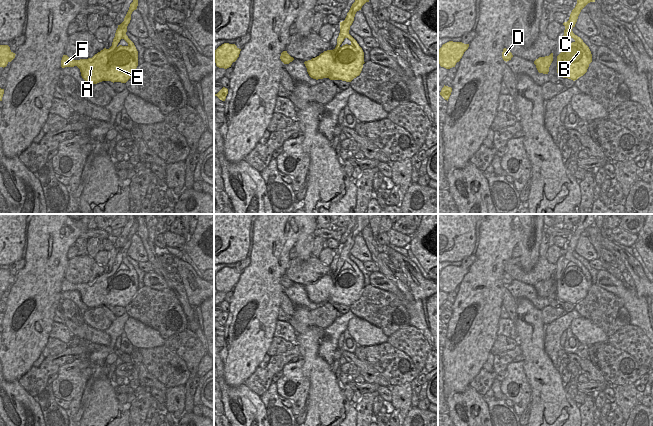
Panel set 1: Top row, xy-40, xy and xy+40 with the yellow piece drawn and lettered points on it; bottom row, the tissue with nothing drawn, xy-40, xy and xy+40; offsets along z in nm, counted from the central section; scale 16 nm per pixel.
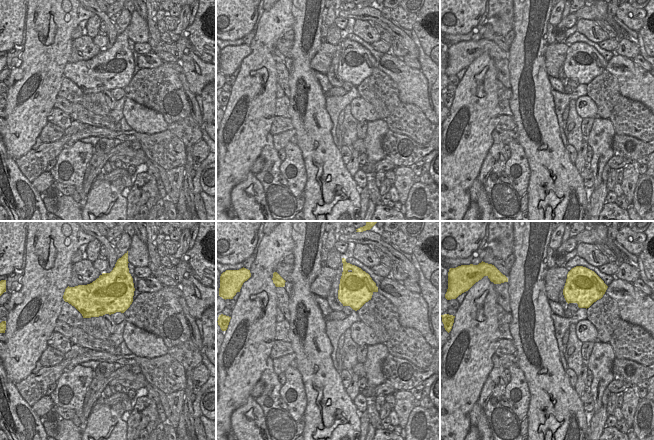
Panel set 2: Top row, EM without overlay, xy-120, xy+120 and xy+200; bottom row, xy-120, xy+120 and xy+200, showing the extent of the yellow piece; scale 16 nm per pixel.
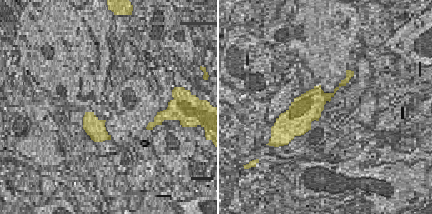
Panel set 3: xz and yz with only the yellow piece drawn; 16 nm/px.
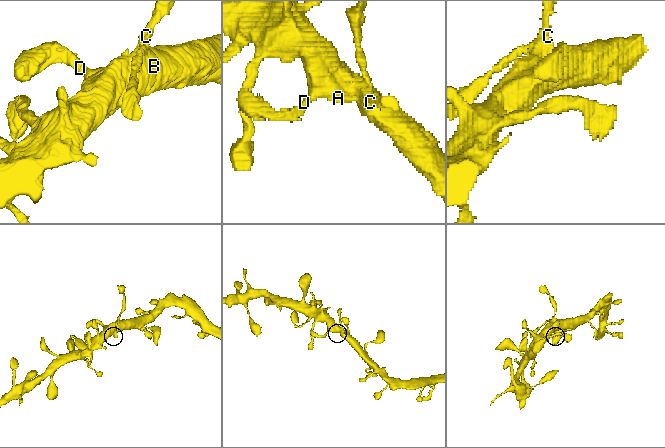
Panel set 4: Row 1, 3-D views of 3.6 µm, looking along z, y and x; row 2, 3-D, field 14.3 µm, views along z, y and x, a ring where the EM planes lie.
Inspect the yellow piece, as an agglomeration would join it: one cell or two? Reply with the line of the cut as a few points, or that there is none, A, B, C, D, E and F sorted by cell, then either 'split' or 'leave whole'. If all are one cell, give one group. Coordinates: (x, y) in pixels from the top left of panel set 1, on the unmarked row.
no cut | A B C D E F | leave whole

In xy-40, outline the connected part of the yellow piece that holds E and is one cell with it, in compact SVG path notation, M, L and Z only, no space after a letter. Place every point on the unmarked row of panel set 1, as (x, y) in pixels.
M135 220L124 245L118 249L112 270L109 273L104 272L88 283L74 284L63 279L61 291L77 290L82 302L88 308L97 308L102 305L126 307L138 290L138 275L126 259L131 238L137 233L137 230L138 223Z

